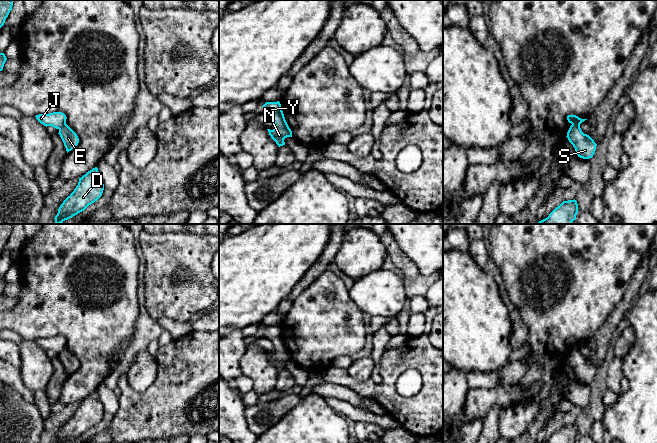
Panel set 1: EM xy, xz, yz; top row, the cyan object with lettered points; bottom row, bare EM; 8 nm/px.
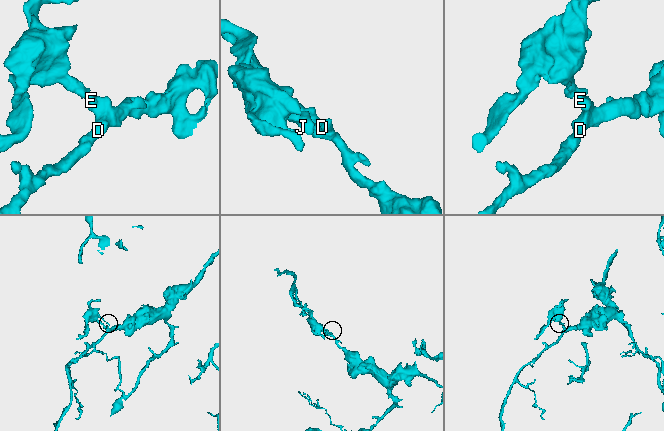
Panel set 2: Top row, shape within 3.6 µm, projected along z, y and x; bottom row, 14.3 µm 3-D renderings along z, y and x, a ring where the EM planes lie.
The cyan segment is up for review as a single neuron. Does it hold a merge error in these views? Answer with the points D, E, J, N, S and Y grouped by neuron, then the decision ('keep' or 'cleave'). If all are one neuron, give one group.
D E S / J N Y | cleave

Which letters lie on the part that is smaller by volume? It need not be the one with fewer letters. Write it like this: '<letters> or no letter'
J, N, Y

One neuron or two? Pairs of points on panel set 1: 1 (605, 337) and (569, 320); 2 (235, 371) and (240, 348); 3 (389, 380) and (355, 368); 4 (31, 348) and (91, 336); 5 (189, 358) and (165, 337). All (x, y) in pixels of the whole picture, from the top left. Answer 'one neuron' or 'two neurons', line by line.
1: two neurons
2: one neuron
3: two neurons
4: two neurons
5: two neurons

